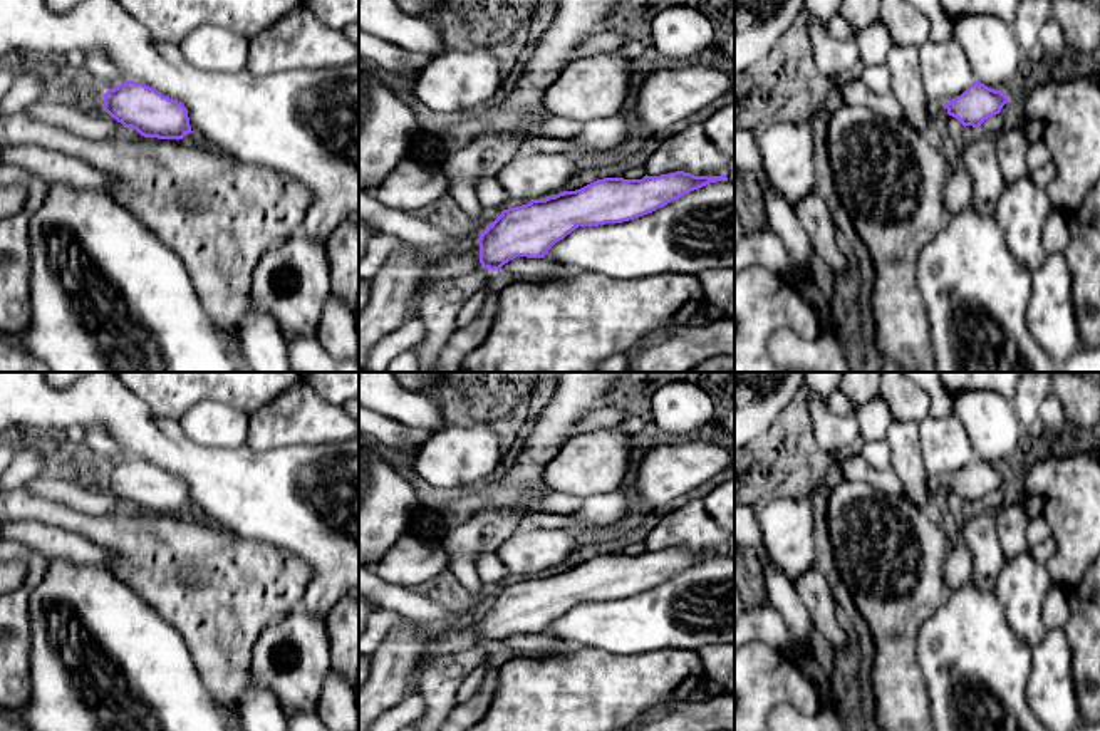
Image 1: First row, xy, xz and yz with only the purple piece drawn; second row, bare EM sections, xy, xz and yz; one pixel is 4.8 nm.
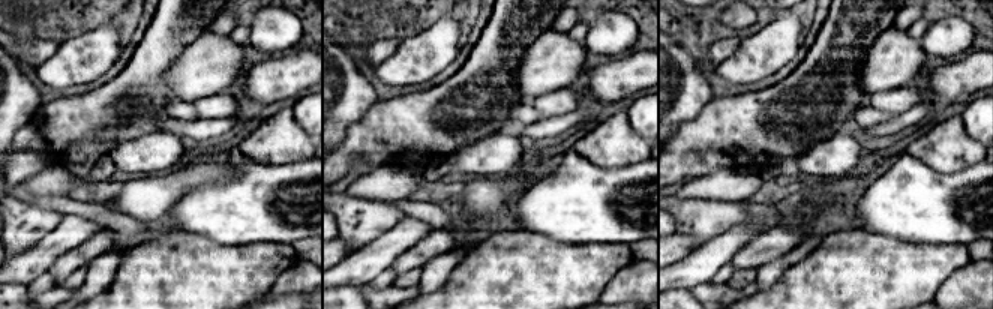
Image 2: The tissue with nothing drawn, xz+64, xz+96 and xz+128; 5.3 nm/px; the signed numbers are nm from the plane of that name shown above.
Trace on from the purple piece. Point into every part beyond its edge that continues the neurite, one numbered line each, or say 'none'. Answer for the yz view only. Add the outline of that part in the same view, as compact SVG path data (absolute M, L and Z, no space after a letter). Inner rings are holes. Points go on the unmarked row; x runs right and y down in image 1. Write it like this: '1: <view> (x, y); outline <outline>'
none

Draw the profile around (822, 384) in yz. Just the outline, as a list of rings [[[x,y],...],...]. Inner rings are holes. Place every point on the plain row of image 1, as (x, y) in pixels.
[[[803,372],[805,386],[825,399],[838,391],[843,372]]]

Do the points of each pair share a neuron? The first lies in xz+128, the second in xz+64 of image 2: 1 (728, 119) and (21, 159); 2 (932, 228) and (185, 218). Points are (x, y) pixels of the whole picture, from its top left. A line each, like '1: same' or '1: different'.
1: different
2: same

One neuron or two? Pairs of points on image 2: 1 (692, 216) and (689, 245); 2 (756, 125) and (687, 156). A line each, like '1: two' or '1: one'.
1: two
2: one

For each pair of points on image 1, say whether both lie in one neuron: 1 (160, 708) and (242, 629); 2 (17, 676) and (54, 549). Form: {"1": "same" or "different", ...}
{"1": "different", "2": "different"}

